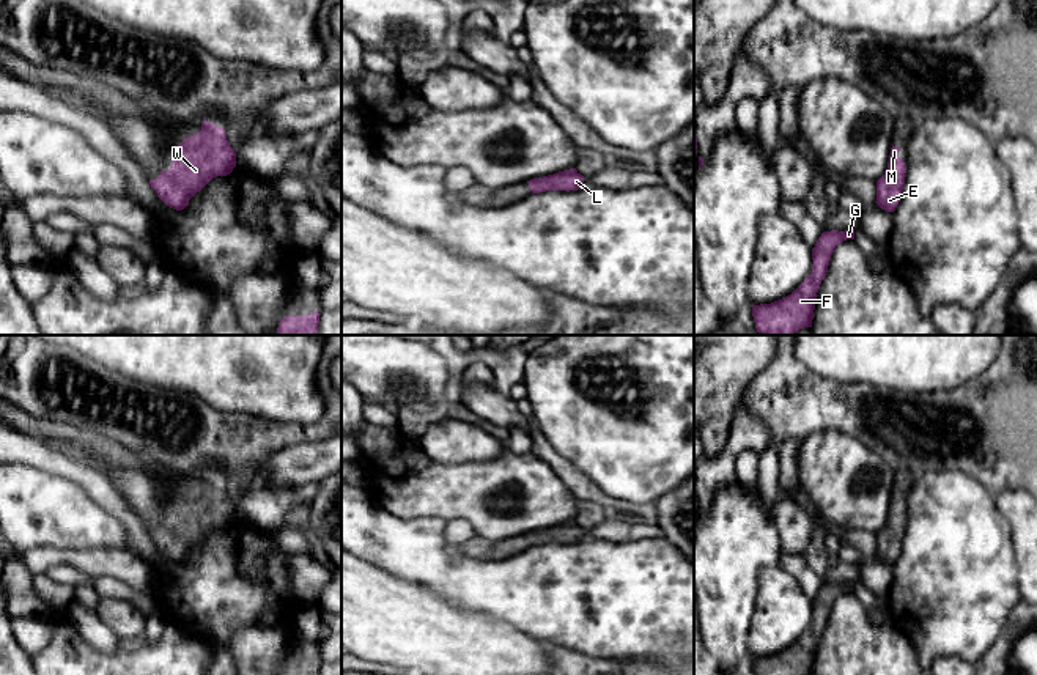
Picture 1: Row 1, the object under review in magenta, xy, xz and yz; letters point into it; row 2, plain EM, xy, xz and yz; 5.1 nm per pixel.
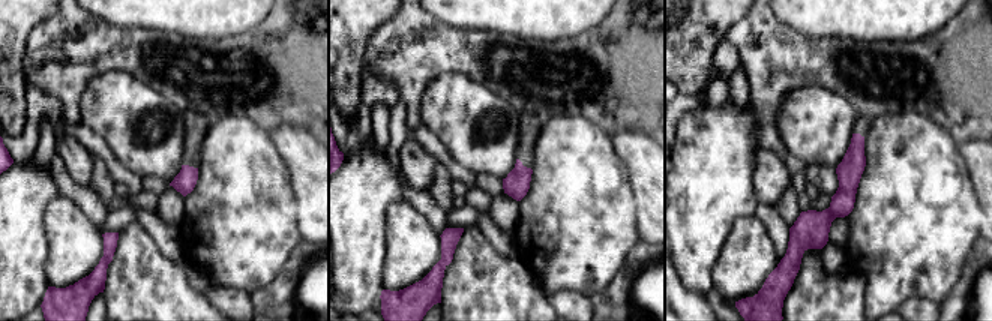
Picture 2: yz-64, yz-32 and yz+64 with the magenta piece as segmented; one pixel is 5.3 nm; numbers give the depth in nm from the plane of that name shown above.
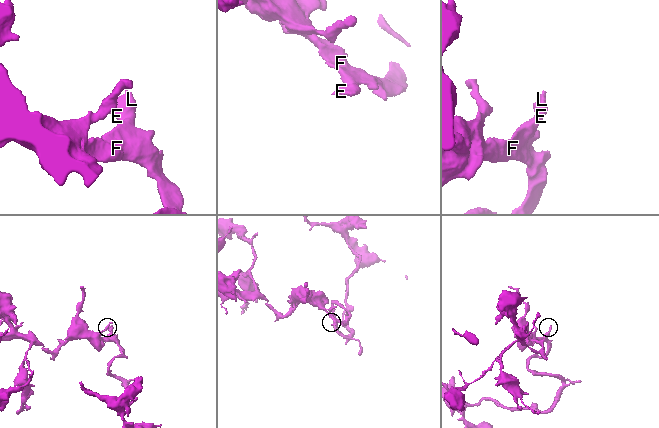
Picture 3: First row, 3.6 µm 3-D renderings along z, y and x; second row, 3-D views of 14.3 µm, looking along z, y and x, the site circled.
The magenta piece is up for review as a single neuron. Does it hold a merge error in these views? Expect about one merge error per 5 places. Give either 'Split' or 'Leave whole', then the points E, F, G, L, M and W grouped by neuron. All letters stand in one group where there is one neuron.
Leave whole. Groups: E F G L M W

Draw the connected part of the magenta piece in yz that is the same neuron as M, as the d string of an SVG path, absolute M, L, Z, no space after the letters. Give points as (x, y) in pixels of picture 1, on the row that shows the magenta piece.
M892 145L888 168L884 175L876 181L875 203L888 212L895 211L905 186L906 165L899 156L899 151L900 148Z

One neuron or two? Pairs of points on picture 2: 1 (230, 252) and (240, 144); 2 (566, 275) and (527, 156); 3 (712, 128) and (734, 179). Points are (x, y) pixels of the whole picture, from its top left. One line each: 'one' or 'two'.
1: one
2: two
3: one

